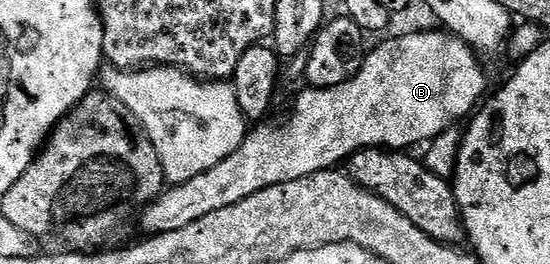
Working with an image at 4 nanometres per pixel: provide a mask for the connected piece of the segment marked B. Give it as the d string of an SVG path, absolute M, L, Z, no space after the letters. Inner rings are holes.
M441 32L442 34L402 34L399 38L390 38L387 42L382 42L378 47L371 49L367 53L364 64L360 68L360 72L352 80L348 80L344 84L340 84L336 88L328 88L327 90L315 90L306 88L306 91L299 96L294 102L294 111L287 116L286 122L282 122L279 126L262 126L266 124L258 124L258 126L247 133L246 138L240 144L240 148L236 148L236 152L232 152L232 156L228 156L228 160L224 160L220 164L216 164L216 168L208 168L208 172L200 172L200 176L196 176L192 180L188 180L179 186L171 185L169 188L163 189L155 202L150 203L145 207L140 214L142 218L142 234L153 236L163 234L164 232L176 232L176 228L188 228L188 224L192 224L192 220L200 220L200 216L208 216L208 212L220 212L220 208L228 208L232 204L240 204L240 200L248 200L248 196L256 196L256 192L260 192L269 186L276 184L284 184L292 180L300 180L304 176L312 176L321 170L333 170L339 164L345 163L349 158L357 152L357 150L368 150L371 148L385 148L395 152L406 152L411 148L409 146L421 147L436 136L440 136L440 132L451 129L458 121L469 119L471 115L477 111L480 103L487 97L488 89L486 90L486 74L482 71L482 66L479 55L467 44L463 38L456 38L449 32Z

